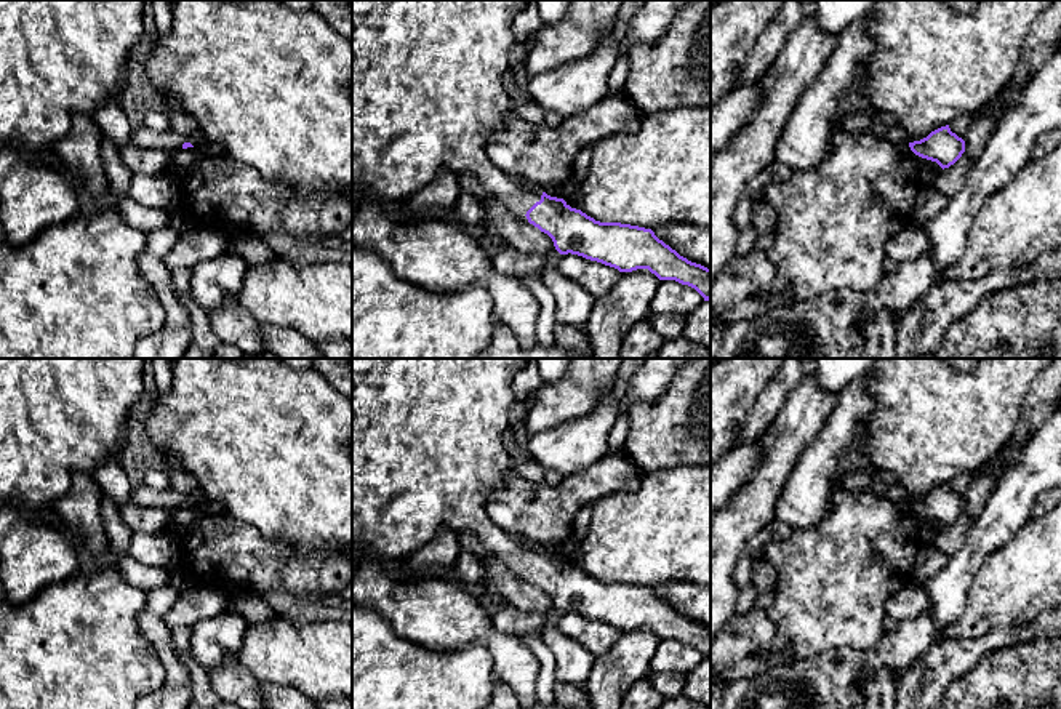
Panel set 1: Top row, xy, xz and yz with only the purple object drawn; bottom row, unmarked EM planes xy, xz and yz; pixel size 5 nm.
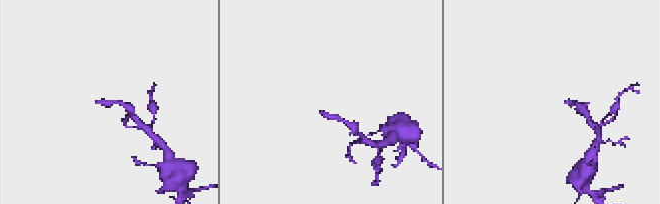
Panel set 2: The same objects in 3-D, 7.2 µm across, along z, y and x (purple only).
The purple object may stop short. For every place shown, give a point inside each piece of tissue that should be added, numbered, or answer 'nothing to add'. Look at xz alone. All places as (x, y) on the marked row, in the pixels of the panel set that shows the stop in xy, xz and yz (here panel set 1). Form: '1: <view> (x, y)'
1: xz (428, 76)

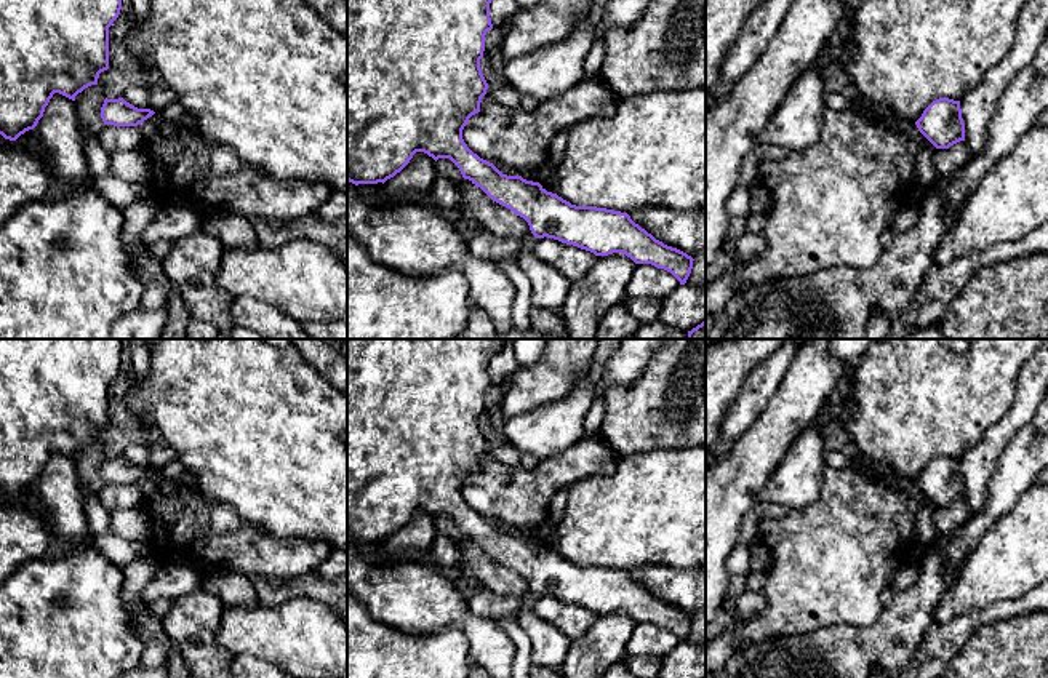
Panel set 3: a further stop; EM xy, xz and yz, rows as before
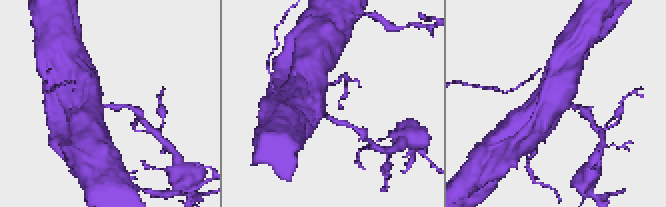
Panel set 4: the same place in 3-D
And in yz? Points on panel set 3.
nothing to add

